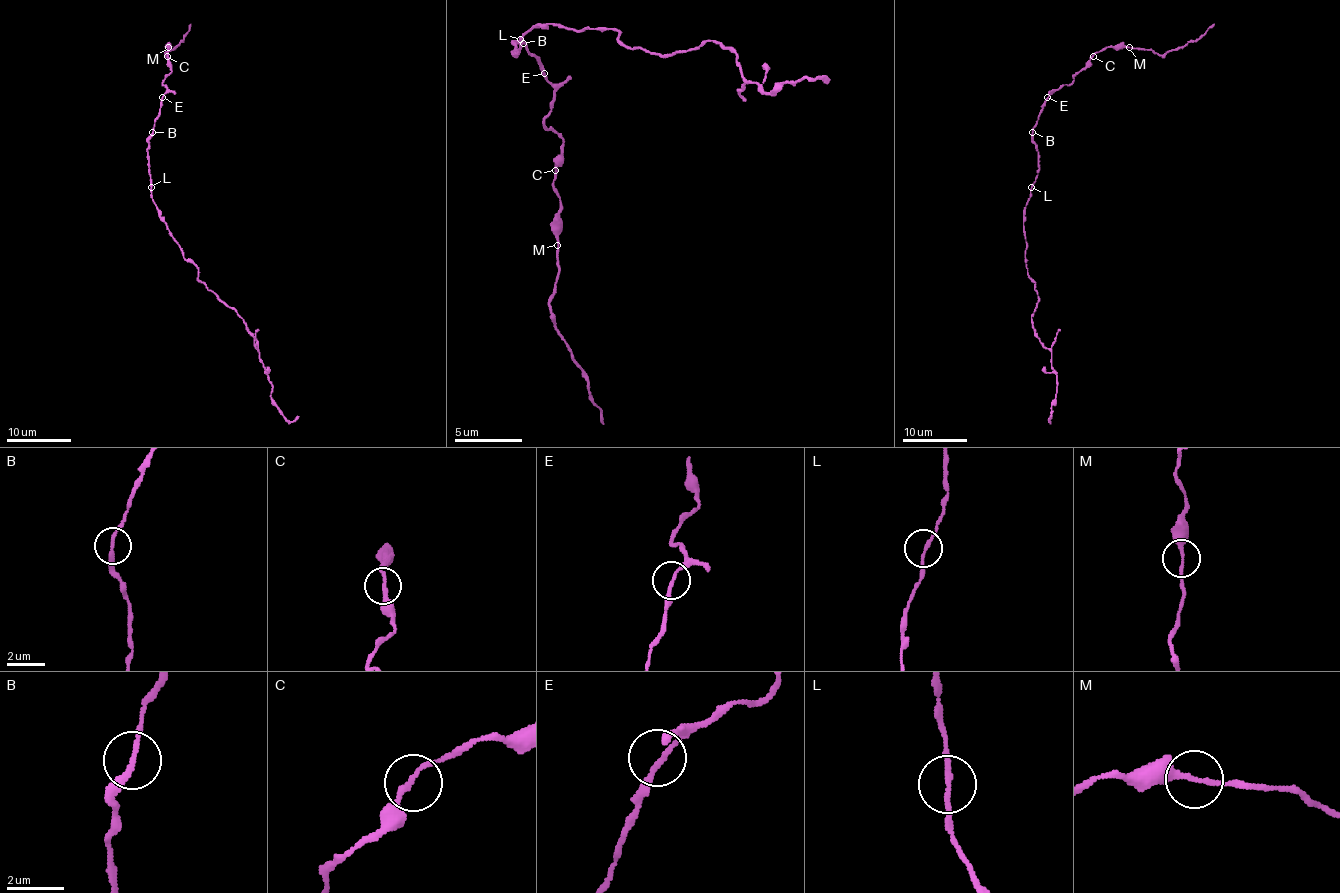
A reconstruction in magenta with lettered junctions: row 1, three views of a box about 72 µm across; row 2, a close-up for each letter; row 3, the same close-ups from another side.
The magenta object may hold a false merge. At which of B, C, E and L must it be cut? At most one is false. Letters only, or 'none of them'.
none of them

